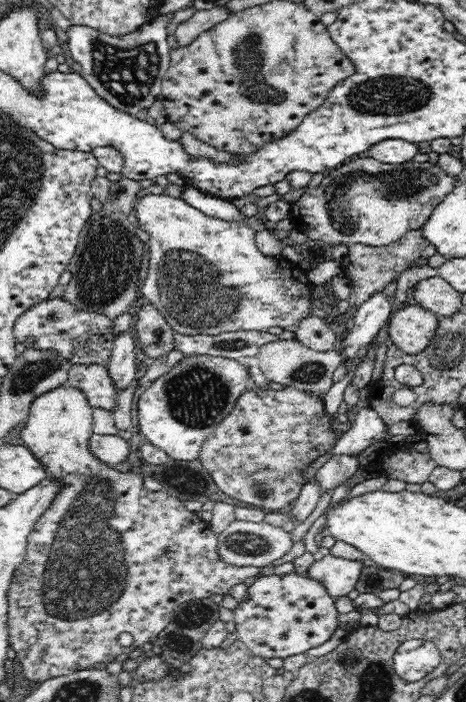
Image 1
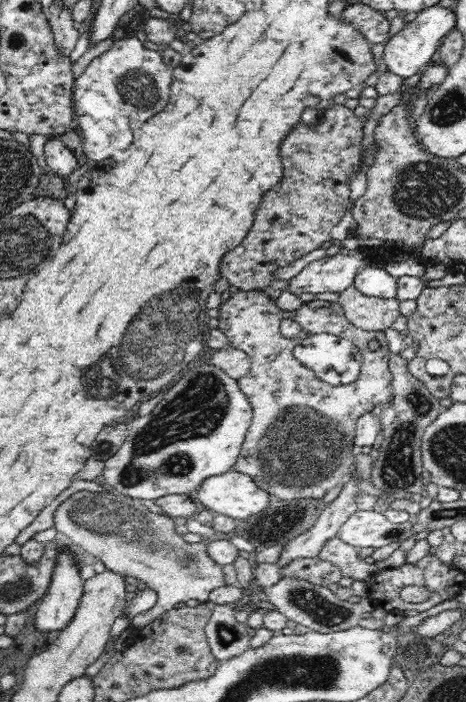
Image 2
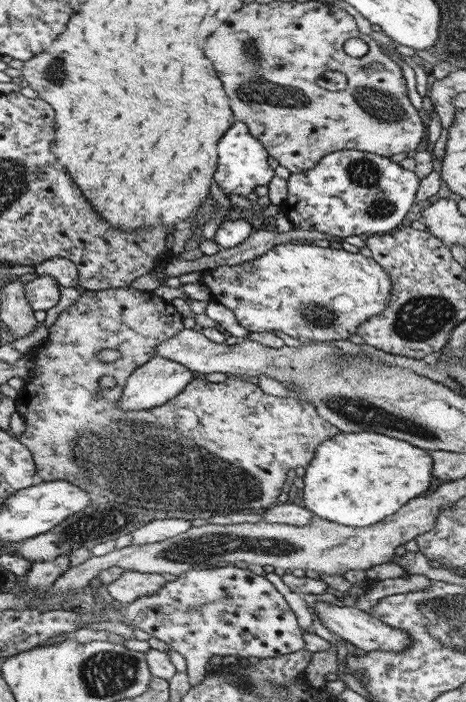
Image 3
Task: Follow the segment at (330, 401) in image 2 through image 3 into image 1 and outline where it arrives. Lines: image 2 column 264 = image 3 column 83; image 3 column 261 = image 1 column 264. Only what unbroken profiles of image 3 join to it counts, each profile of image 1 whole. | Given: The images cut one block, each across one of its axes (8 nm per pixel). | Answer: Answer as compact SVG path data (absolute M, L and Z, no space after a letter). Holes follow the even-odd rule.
M254 386L240 398L232 413L205 438L198 459L218 488L231 499L266 512L277 512L300 494L306 480L300 477L300 469L331 450L338 438L340 433L333 431L323 400L318 396L289 386L282 391L264 391Z

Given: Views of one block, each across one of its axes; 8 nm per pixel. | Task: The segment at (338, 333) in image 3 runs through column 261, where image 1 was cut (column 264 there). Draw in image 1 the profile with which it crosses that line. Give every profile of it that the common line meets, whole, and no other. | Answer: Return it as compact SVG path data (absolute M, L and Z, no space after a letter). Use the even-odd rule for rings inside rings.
M150 193L140 201L137 201L135 205L137 206L135 215L137 216L140 228L150 235L148 242L150 248L150 270L148 272L148 277L144 280L141 293L150 304L158 308L158 311L165 318L165 322L172 328L174 333L187 336L219 336L224 332L243 332L250 330L268 332L272 327L281 328L283 331L293 331L298 329L308 316L312 316L314 308L323 308L325 300L318 299L314 296L314 285L307 280L305 268L300 263L293 263L292 261L288 261L288 259L284 259L282 256L264 255L255 243L255 231L242 222L227 221L204 214L196 210L193 206L186 204L182 199L170 197L170 195L164 193Z

